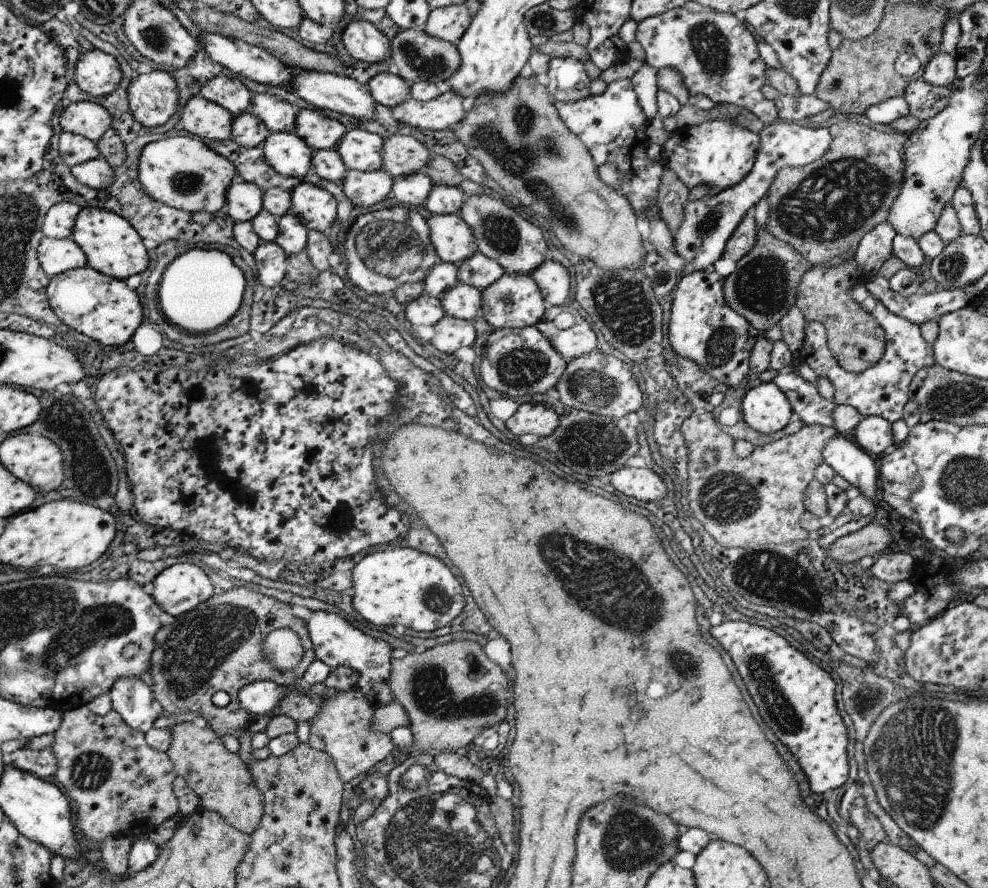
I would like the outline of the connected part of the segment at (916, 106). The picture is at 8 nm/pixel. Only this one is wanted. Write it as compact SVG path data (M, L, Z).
M916 76L908 81L908 88L904 88L902 96L909 106L909 115L926 121L948 106L952 92L954 90L949 86L934 86Z

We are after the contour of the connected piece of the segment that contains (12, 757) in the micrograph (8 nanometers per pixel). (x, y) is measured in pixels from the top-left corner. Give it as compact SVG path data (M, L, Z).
M26 747L16 750L16 752L4 757L4 763L30 772L43 780L54 778L59 769L59 760L52 748L28 749Z

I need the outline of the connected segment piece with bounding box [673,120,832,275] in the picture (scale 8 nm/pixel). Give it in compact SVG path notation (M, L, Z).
M776 122L766 125L759 133L760 145L751 172L737 186L722 190L715 196L706 196L696 202L688 202L684 221L674 234L677 254L683 257L686 265L680 275L713 268L722 258L730 236L736 231L748 212L756 207L763 197L767 197L777 173L785 167L804 167L819 160L830 148L832 141L829 128L804 128L797 123Z

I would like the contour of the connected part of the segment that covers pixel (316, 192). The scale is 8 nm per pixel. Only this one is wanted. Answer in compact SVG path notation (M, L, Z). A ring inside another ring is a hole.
M308 182L292 188L289 214L294 214L307 231L324 233L336 220L336 200L328 192Z

